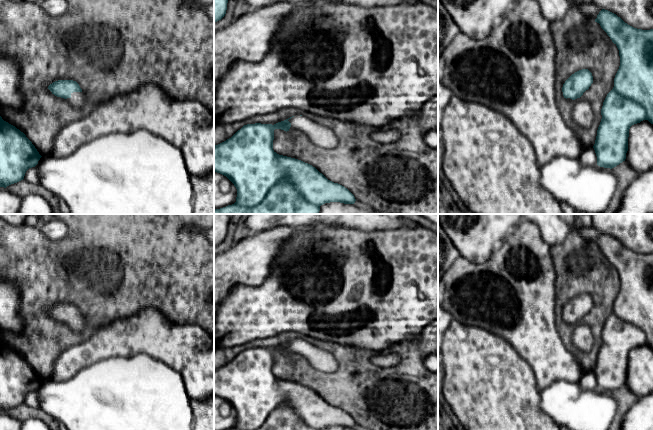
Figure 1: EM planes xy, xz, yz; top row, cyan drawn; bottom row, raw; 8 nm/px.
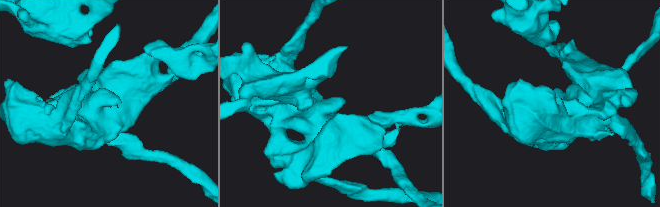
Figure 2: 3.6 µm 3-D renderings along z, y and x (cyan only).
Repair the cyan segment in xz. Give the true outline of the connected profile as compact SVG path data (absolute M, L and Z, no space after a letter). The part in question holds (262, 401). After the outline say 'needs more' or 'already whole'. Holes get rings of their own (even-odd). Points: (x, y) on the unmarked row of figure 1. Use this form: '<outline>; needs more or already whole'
M295 339L272 348L247 348L231 362L214 370L214 396L226 400L236 411L236 426L228 430L321 430L340 426L354 428L354 419L344 410L328 404L312 389L279 379L273 374L274 354L299 354L322 372L332 373L338 368L335 357L311 343Z; needs more

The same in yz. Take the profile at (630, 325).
M605 233L599 236L595 246L600 248L617 270L620 280L620 290L614 302L614 311L603 326L602 343L593 370L597 389L612 393L626 383L630 351L643 344L653 348L653 253L634 252Z; already whole

